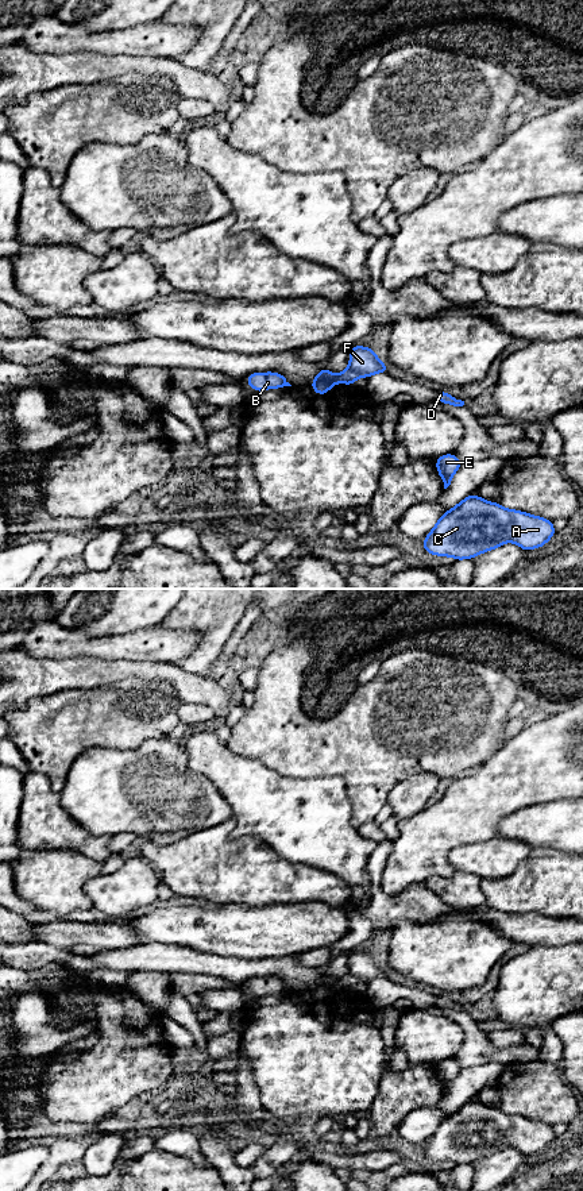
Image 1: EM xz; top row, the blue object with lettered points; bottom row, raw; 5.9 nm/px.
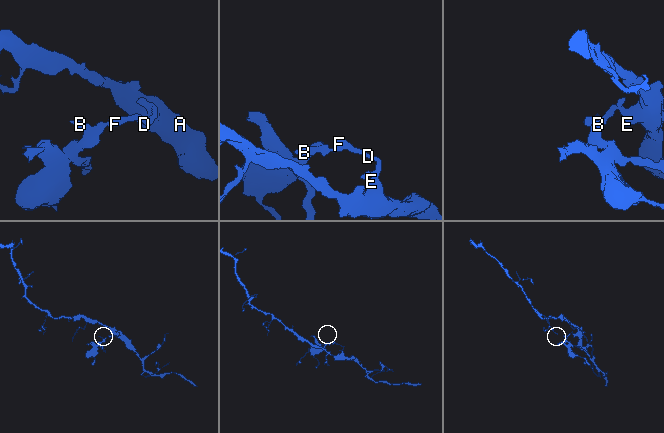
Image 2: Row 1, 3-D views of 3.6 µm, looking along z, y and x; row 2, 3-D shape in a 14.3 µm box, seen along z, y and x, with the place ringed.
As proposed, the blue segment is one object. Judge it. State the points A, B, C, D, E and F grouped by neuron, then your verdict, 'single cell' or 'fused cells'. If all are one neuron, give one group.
groups A C D E F / B; fused cells

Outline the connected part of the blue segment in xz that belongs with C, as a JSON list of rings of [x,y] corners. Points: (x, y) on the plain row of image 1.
[[[471,1098],[440,1121],[422,1146],[422,1153],[440,1163],[462,1165],[498,1153],[506,1146],[528,1157],[544,1152],[555,1138],[548,1123],[507,1114]]]

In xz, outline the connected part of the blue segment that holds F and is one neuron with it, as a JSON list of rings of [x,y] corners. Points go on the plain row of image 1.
[[[352,951],[350,953],[350,970],[348,972],[337,979],[340,987],[352,990],[360,982],[371,982],[377,978],[387,978],[390,971],[383,970],[377,957],[364,951]]]

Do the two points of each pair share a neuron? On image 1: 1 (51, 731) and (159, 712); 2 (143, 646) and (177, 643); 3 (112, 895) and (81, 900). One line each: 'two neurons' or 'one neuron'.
1: one neuron
2: one neuron
3: two neurons

